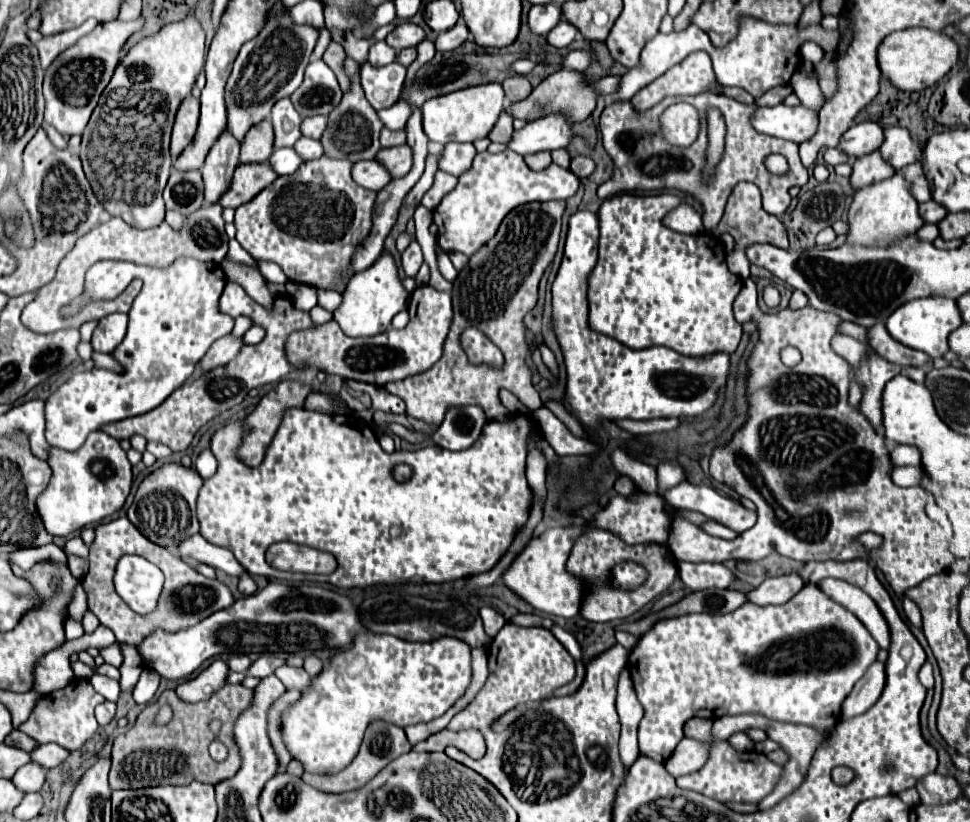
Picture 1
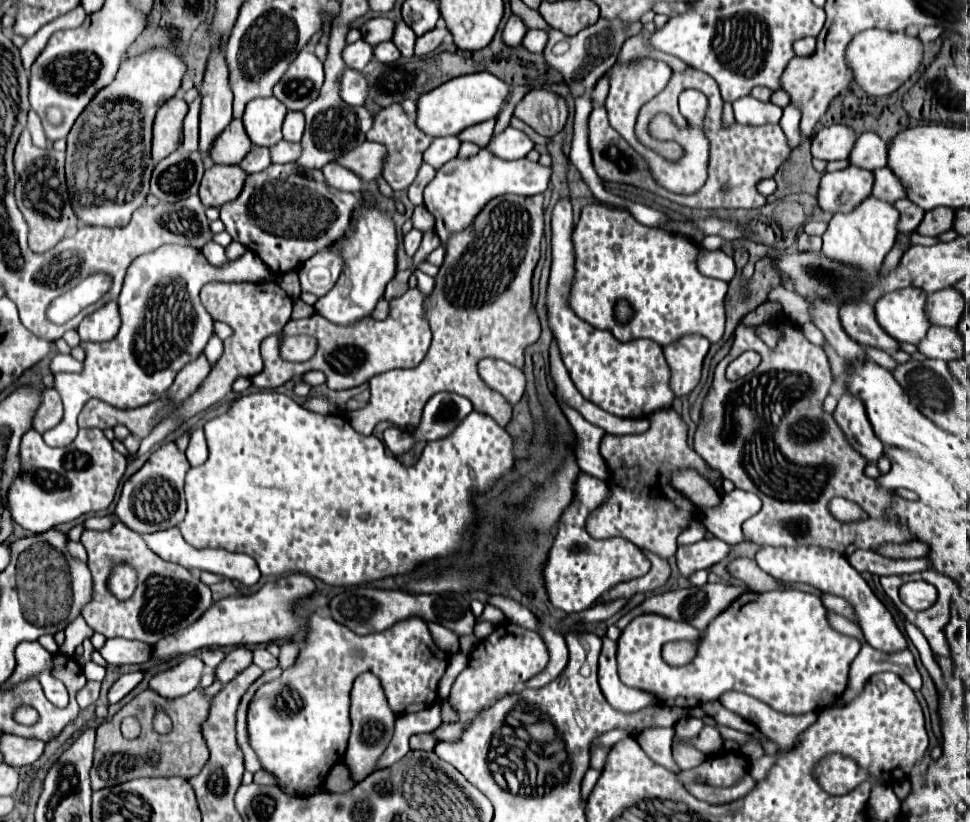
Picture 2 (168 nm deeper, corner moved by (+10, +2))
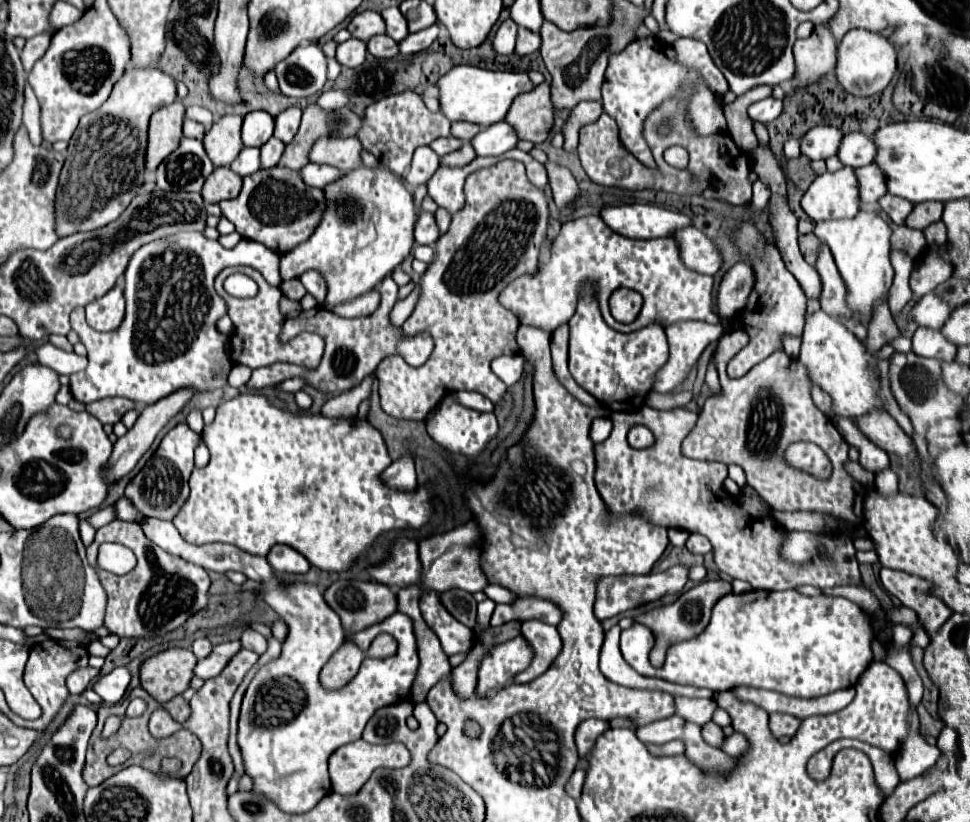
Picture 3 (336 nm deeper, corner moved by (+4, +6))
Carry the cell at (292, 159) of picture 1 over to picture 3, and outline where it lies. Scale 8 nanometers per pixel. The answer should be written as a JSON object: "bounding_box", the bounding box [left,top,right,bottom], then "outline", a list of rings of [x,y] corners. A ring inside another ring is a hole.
{"bounding_box":[231,148,261,176],"outline":[[[243,148],[237,160],[231,164],[231,170],[239,176],[249,176],[251,172],[257,172],[261,168],[259,164],[259,148]]]}

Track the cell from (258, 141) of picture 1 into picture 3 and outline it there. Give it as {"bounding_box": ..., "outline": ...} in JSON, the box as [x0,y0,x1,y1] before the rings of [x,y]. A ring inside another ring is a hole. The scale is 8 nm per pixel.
{"bounding_box":[203,116,243,166],"outline":[[[223,116],[205,134],[203,144],[215,166],[231,166],[235,156],[243,150],[241,124],[241,116]]]}

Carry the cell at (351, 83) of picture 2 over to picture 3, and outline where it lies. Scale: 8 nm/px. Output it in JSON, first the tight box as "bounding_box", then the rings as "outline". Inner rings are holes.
{"bounding_box":[317,90,349,110],"outline":[[[327,90],[327,92],[323,92],[323,94],[319,96],[319,100],[317,100],[317,104],[319,104],[323,110],[337,110],[337,108],[345,106],[347,102],[349,102],[349,96],[347,96],[347,92],[343,92],[343,90]]]}

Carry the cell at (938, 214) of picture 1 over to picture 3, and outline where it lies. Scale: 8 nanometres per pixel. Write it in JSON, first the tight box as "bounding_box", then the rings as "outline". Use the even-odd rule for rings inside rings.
{"bounding_box":[879,194,913,226],"outline":[[[893,194],[883,196],[883,198],[879,200],[879,206],[881,206],[881,210],[883,210],[895,224],[899,224],[899,226],[905,224],[905,220],[907,220],[907,216],[911,214],[911,208],[913,208],[913,204],[911,204],[909,200],[903,200],[903,198],[893,196]]]}

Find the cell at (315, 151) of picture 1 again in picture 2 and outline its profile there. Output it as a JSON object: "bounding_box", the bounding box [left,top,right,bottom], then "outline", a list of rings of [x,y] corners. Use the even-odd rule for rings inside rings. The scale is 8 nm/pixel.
{"bounding_box":[269,140,301,164],"outline":[[[281,140],[279,144],[273,144],[269,148],[271,152],[271,162],[273,164],[287,164],[287,162],[295,162],[297,156],[301,154],[301,144],[289,144],[285,140]]]}

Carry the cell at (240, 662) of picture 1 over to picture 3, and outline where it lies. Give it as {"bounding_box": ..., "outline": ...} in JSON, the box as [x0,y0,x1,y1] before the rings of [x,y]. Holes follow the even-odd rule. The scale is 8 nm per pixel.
{"bounding_box":[193,638,213,660],"outline":[[[197,638],[197,640],[193,642],[193,654],[195,654],[199,660],[203,660],[203,658],[211,652],[211,648],[213,648],[213,644],[211,644],[207,638]]]}

